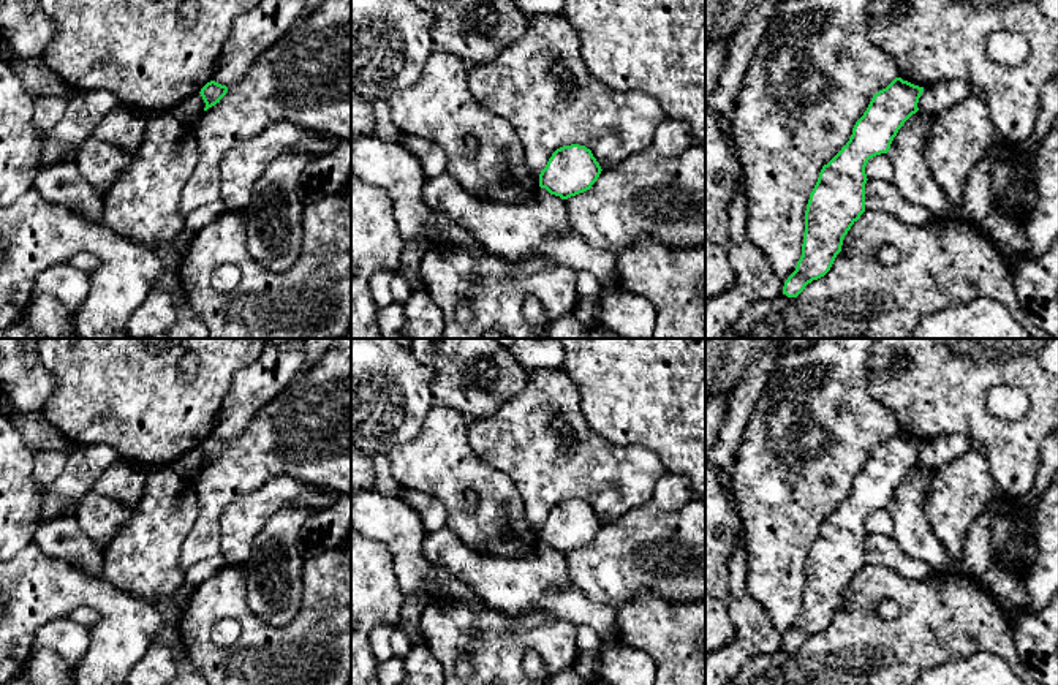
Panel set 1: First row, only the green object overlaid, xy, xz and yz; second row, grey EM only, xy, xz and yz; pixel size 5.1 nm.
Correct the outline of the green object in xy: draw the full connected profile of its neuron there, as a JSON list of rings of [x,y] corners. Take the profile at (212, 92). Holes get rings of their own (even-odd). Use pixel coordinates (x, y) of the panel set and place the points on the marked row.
[[[215,81],[207,82],[199,92],[206,103],[204,111],[220,103],[220,100],[226,95],[226,92],[228,92],[226,85],[221,85]]]

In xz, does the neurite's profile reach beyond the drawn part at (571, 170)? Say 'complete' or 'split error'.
complete

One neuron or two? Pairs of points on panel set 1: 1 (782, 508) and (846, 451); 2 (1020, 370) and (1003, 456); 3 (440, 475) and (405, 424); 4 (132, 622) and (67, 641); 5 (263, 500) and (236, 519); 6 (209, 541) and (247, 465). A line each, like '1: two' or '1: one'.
1: one
2: one
3: two
4: two
5: one
6: one

